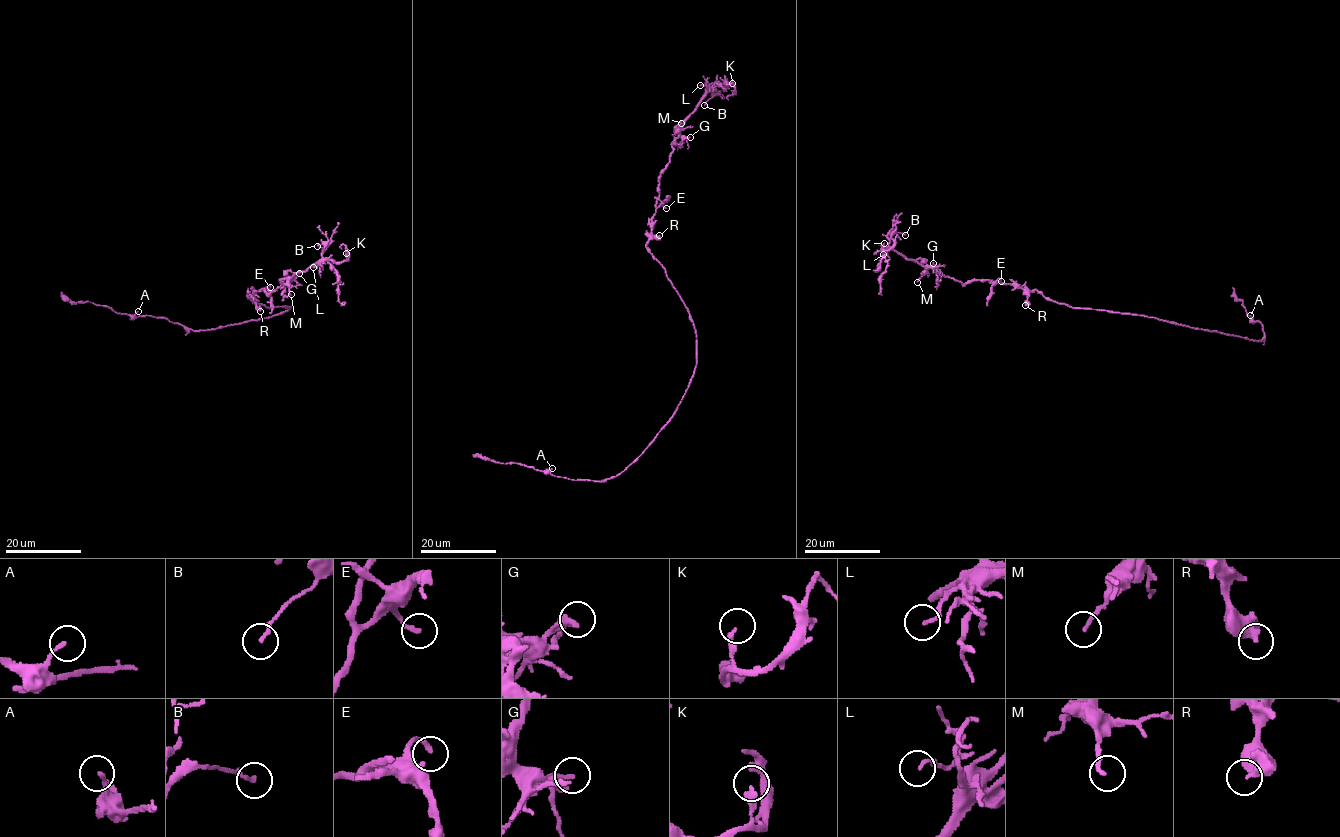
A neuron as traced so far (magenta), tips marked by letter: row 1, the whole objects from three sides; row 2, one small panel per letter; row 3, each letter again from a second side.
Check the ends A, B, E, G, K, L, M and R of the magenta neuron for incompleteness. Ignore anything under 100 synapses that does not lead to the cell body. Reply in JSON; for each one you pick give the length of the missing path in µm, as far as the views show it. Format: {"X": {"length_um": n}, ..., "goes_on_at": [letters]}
{"goes_on_at": []}

